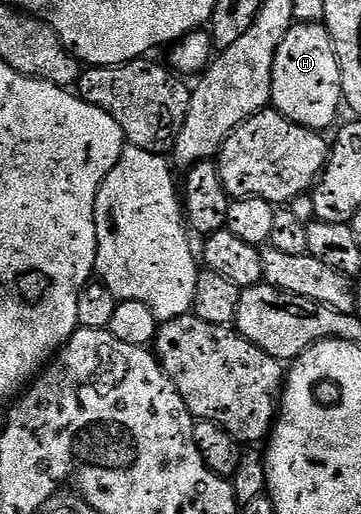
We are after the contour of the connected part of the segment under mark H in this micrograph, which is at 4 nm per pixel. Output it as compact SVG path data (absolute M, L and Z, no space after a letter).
M303 21L291 25L284 43L274 56L270 105L280 115L305 129L326 131L338 117L338 108L343 108L342 72L336 55L332 35L325 24Z

